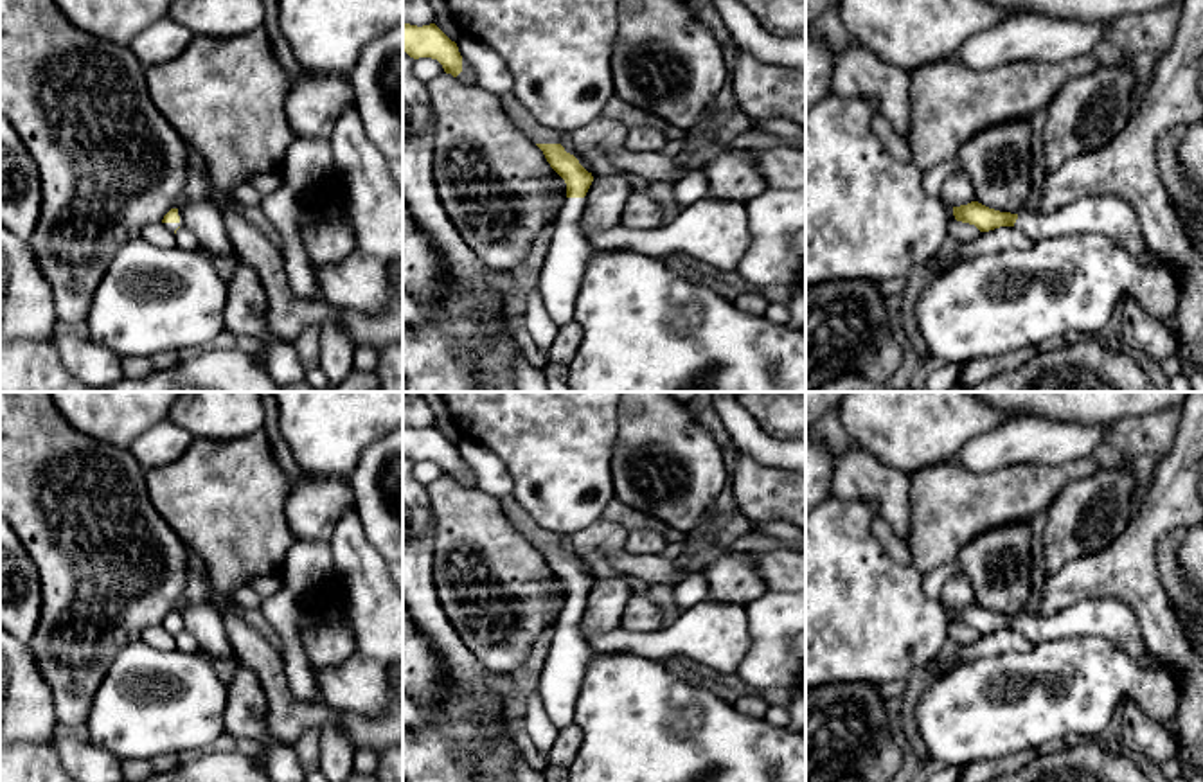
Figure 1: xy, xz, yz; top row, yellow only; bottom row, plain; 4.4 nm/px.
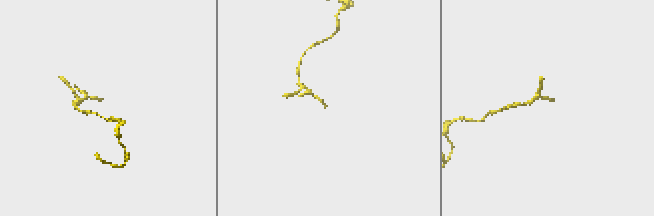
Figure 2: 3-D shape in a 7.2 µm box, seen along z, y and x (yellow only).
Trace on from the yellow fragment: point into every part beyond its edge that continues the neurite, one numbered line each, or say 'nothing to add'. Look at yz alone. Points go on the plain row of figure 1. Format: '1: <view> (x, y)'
1: yz (1110, 619)

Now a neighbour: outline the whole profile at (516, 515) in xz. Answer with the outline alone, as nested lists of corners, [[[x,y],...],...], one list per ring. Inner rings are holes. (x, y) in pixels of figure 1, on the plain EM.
[[[512,494],[500,500],[500,507],[512,527],[523,534],[534,547],[561,547],[566,555],[574,557],[579,566],[592,575],[592,566],[581,561],[572,548],[570,534],[552,534],[543,530],[530,514],[516,502]]]

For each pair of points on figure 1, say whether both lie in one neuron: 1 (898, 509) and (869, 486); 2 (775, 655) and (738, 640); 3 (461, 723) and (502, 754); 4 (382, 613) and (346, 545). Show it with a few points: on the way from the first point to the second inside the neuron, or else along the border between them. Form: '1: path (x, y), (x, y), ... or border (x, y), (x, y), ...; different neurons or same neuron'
1: path (891, 502), (876, 488); same neuron
2: border (747, 608), (750, 648), (736, 671); different neurons
3: path (468, 734), (491, 754); same neuron
4: path (373, 597), (356, 561); same neuron

